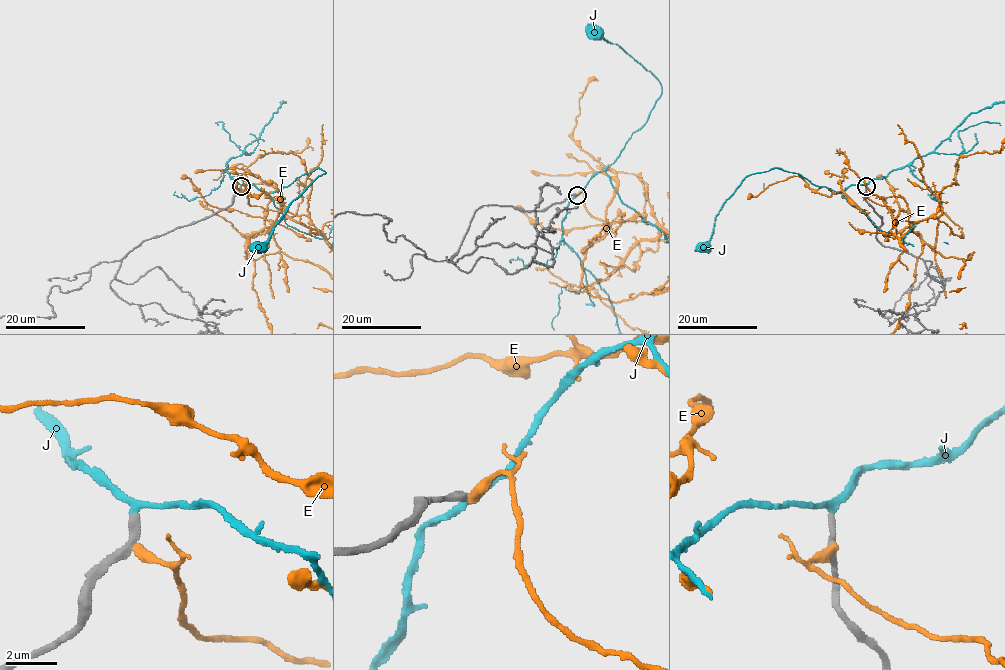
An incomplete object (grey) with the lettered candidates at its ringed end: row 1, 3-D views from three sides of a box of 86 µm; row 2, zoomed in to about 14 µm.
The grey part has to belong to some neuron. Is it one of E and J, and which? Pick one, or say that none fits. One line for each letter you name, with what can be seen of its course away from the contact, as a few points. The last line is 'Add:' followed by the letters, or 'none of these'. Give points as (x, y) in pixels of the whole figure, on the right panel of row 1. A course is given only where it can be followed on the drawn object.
J: Its course: (865, 186), (849, 185), (835, 192), (792, 172), (770, 168), (747, 175), (723, 203), (711, 238), (702, 246)
Add: J

